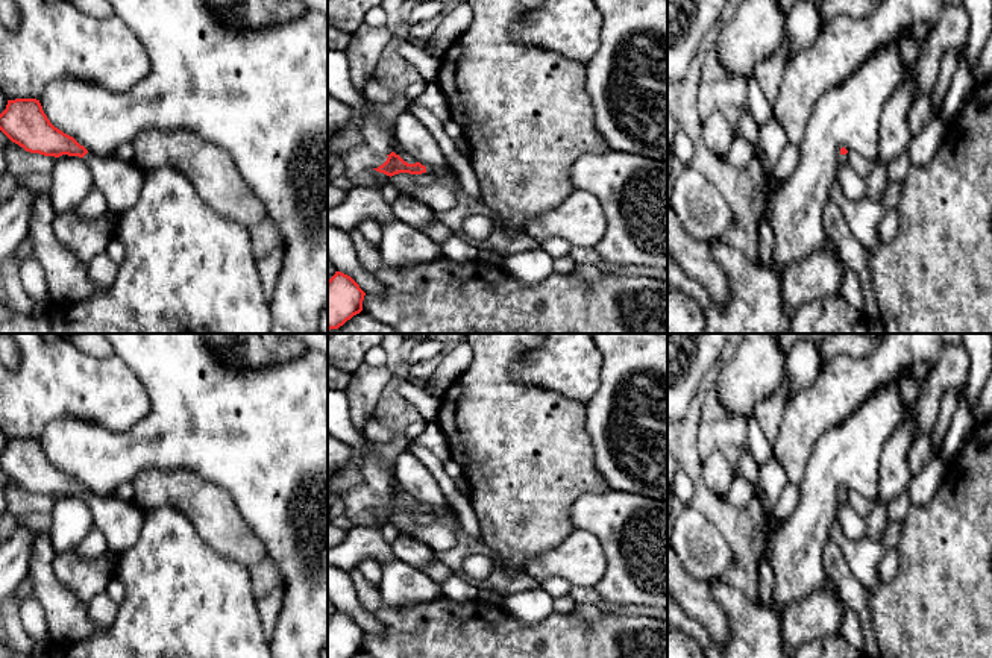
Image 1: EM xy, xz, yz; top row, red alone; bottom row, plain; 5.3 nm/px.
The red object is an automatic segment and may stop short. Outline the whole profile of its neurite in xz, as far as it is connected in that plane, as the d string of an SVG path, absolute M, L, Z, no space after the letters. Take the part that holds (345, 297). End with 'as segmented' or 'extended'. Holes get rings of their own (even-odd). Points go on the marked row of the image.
M335 271L328 280L328 331L338 329L363 311L366 293L347 274Z; as segmented

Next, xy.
M8 100L6 109L0 114L0 130L26 152L55 158L62 155L82 158L103 193L109 211L129 211L138 203L144 171L133 162L88 152L50 123L39 100Z; extended

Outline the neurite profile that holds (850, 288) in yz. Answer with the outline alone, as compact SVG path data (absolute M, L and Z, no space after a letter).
M842 262L842 282L839 288L839 294L855 309L865 312L865 296L862 291L862 284L854 270L846 267Z

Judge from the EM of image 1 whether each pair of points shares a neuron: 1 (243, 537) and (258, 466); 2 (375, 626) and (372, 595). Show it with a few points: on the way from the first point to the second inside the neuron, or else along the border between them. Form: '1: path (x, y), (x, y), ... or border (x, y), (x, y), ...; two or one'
1: border (228, 491), (266, 552); two
2: border (354, 585), (358, 602), (381, 625), (379, 634); two

